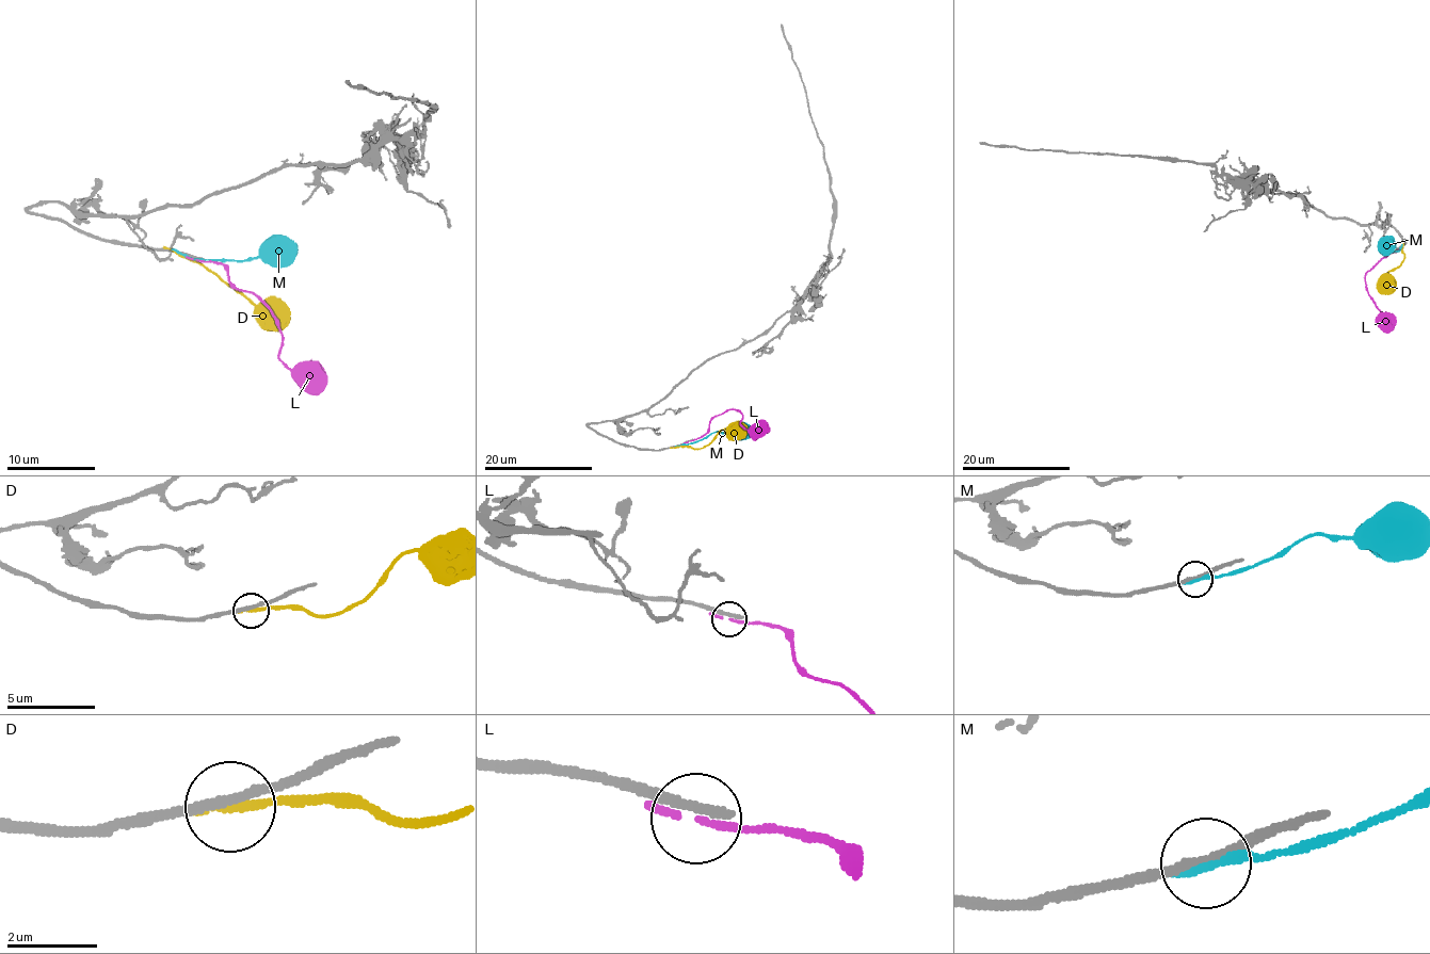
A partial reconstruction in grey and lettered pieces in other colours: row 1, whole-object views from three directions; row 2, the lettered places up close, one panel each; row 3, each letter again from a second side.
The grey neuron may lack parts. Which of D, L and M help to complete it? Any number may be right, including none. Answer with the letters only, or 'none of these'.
none of these

